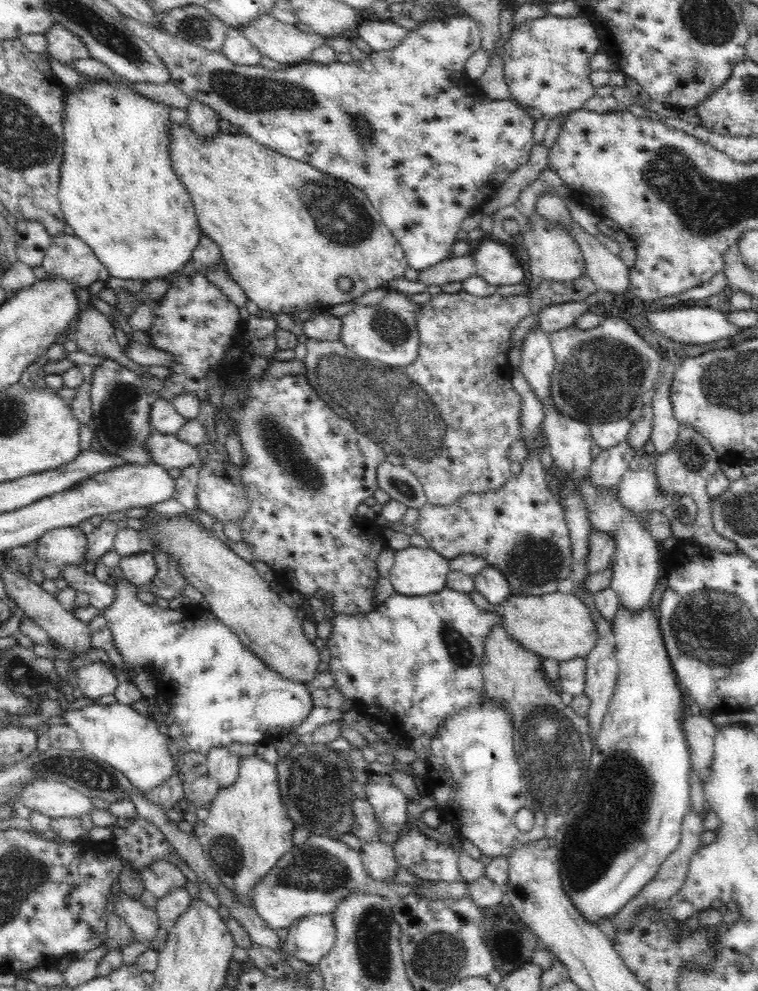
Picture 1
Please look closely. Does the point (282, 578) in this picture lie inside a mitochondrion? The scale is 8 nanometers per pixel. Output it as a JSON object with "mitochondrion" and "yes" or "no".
{"mitochondrion":"no"}

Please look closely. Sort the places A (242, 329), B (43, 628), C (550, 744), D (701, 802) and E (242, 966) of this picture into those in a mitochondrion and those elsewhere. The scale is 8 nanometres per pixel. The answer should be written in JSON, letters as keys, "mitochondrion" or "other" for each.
{"A":"other","B":"other","C":"mitochondrion","D":"other","E":"other"}

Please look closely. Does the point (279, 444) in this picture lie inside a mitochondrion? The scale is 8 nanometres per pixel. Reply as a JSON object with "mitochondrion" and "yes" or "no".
{"mitochondrion":"yes"}

